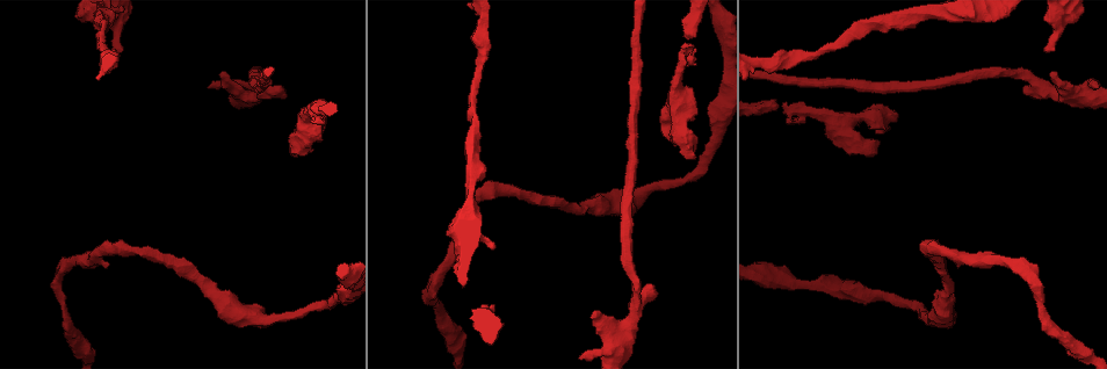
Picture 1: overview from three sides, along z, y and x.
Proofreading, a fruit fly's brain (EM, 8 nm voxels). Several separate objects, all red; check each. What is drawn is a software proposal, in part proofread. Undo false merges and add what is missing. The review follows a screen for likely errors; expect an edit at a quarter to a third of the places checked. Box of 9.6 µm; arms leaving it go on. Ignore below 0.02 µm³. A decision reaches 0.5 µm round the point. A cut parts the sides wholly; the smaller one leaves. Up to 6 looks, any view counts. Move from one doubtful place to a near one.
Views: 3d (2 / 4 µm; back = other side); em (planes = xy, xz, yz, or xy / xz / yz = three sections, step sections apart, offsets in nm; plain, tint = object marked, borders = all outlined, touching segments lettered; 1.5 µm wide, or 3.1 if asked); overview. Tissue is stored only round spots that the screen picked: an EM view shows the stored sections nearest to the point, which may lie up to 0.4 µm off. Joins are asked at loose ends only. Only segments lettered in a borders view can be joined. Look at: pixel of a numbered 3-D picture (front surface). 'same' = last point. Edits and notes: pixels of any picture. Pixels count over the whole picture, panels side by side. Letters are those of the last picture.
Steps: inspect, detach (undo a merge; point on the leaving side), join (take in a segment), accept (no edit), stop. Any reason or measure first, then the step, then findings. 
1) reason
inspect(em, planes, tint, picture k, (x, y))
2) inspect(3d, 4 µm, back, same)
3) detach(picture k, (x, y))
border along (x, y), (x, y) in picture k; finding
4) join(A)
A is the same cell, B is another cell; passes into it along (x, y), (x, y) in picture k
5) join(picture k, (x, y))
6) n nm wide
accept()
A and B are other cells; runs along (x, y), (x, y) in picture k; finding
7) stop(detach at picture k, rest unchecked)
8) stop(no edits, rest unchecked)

stops while still wide
inspect(em, yz, step 8, tint, picture 1, (123, 49))

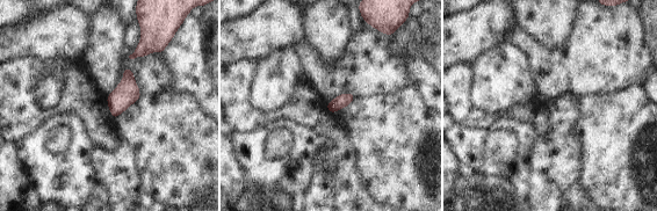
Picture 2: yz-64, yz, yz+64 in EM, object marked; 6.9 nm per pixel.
inspect(em, planes, borders, same)

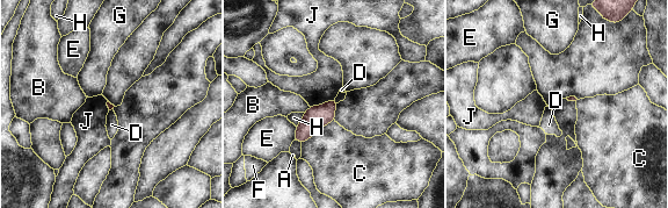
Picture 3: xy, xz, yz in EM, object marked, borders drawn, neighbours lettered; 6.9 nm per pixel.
accept()
A, B, C, D, E, F, G, H and J are other cells; none of them fits

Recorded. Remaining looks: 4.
branch point
inspect(em, planes, borders, picture 1, (269, 86))

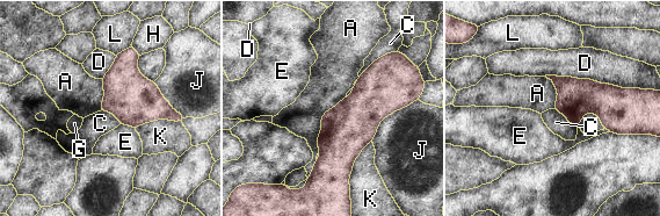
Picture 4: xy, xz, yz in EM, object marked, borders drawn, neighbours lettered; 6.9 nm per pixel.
360 nm wide
accept()
A, C, D, E, G, H, J, K and L are other cells; border along (418, 99), (387, 115), (371, 141) in picture 4; all the same neuron

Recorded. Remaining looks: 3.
calibre changes
inspect(3d, 4 µm, picture 1, (806, 112))

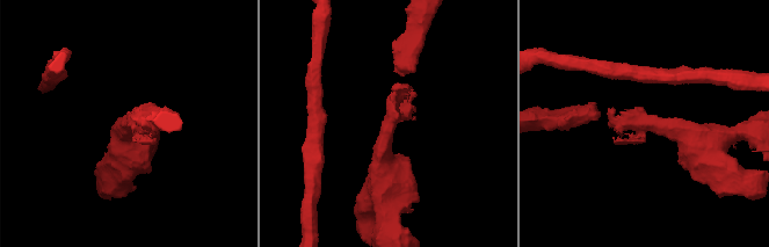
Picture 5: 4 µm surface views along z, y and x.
inspect(em, planes, borders, picture 5, (389, 122))

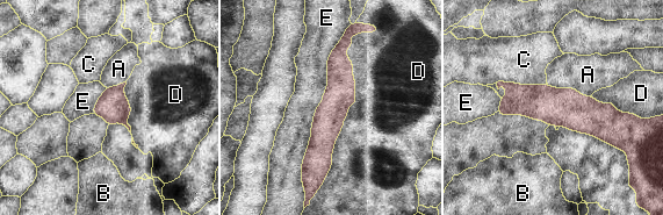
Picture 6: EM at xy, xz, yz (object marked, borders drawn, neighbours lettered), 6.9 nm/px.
accept()
A, B, C, D and E are other cells; runs along (348, 38), (318, 174) in picture 6; continuous, no second neuron

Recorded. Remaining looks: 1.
stop(no edits, rest unchecked)

